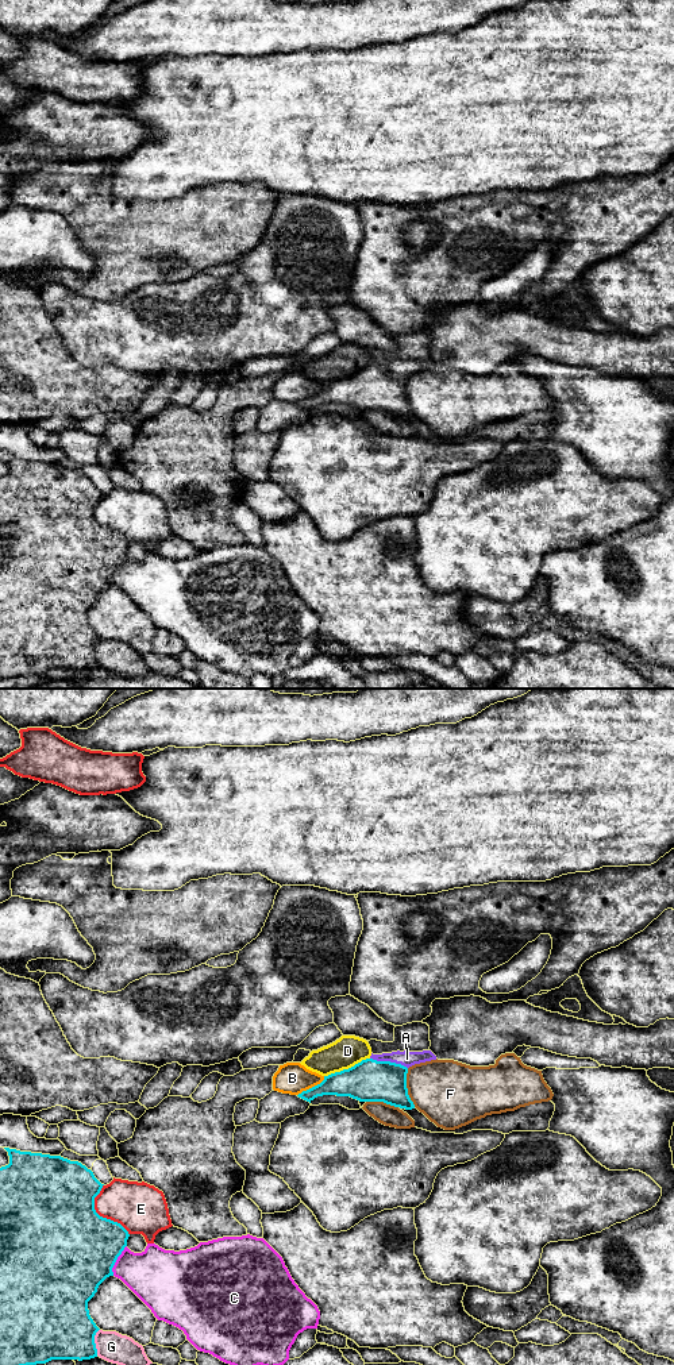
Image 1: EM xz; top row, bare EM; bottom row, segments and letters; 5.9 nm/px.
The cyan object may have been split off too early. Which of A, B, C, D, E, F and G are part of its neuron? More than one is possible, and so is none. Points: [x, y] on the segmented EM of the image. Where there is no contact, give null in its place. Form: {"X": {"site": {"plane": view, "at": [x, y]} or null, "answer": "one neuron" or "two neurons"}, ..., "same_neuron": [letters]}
{"A": {"site": {"plane": "xz", "at": [389, 1061]}, "answer": "one neuron"}, "B": {"site": {"plane": "xz", "at": [312, 1087]}, "answer": "two neurons"}, "C": {"site": {"plane": "xz", "at": [116, 1259]}, "answer": "two neurons"}, "D": {"site": {"plane": "xz", "at": [346, 1069]}, "answer": "two neurons"}, "E": {"site": {"plane": "xz", "at": [99, 1215]}, "answer": "two neurons"}, "F": {"site": {"plane": "xz", "at": [405, 1087]}, "answer": "two neurons"}, "G": {"site": {"plane": "xz", "at": [93, 1342]}, "answer": "two neurons"}, "same_neuron": ["A"]}

